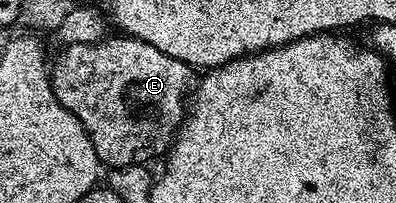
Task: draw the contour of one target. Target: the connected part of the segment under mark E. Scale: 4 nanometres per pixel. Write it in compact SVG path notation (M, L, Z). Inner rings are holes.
M120 33L117 36L117 39L108 37L95 43L69 42L68 48L57 57L56 64L53 62L50 67L53 93L78 121L82 121L101 164L108 169L147 164L148 159L163 156L171 148L182 122L180 106L186 103L184 86L194 75L193 68L162 53L162 49L154 49L154 45L132 35Z

